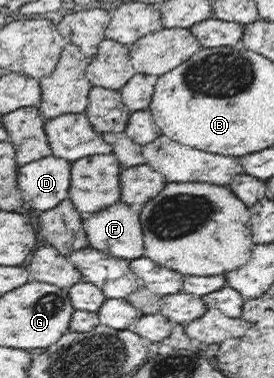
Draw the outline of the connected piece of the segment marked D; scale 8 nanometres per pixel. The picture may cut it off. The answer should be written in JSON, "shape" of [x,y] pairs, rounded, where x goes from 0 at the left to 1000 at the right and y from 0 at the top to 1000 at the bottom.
{"shape":[[[153,418],[66,450],[66,497],[117,550],[197,550],[248,524],[259,429],[230,418]]]}

